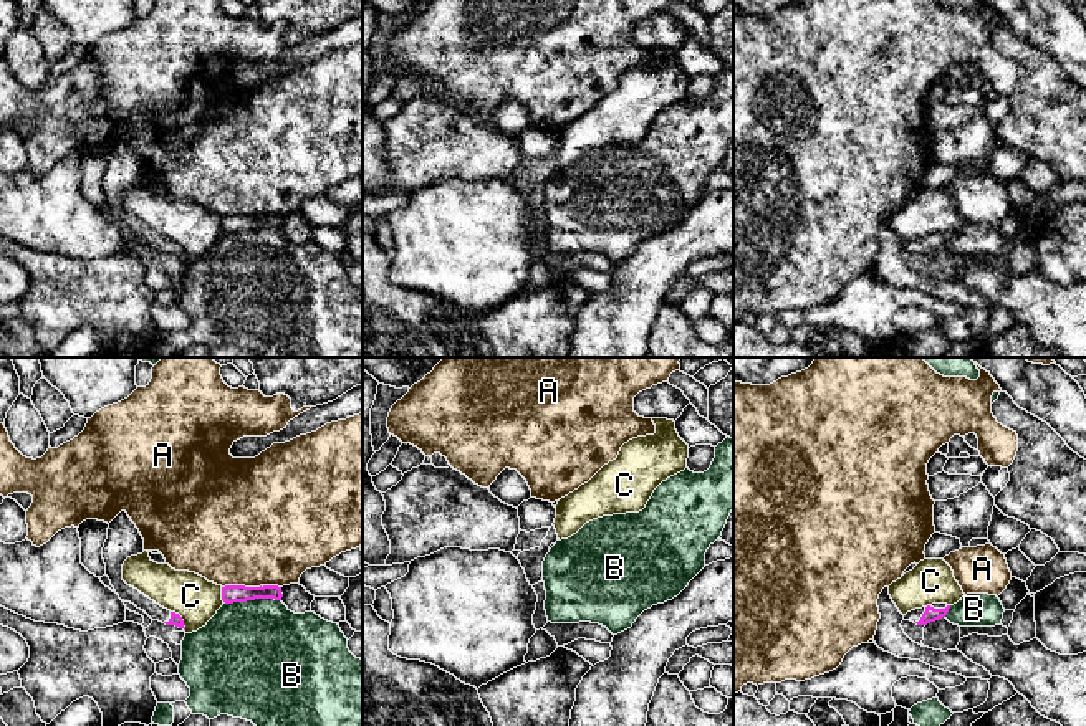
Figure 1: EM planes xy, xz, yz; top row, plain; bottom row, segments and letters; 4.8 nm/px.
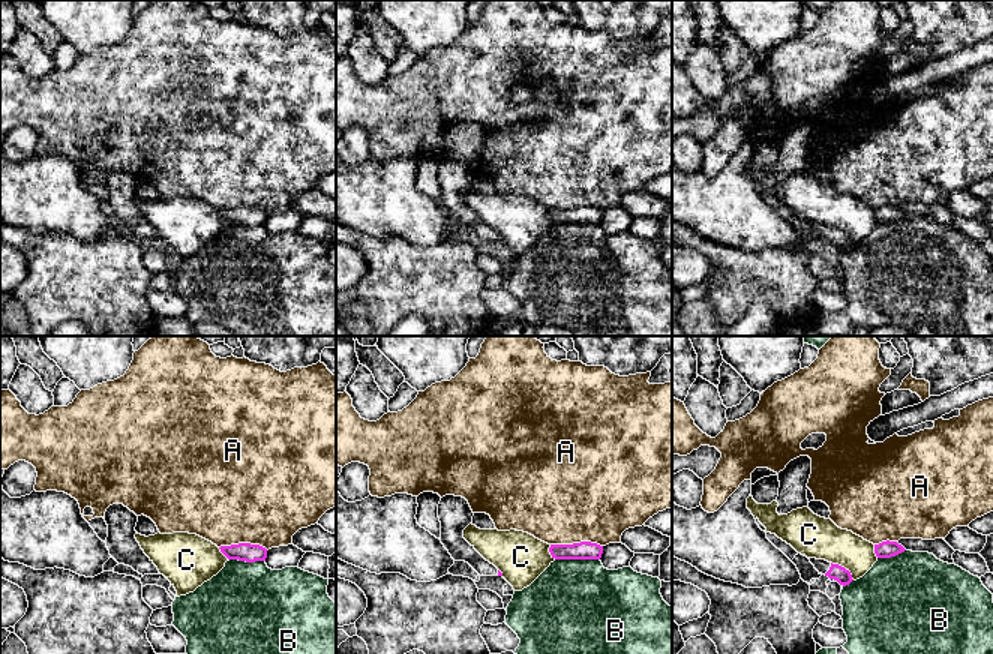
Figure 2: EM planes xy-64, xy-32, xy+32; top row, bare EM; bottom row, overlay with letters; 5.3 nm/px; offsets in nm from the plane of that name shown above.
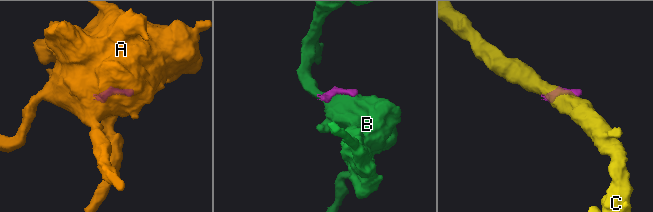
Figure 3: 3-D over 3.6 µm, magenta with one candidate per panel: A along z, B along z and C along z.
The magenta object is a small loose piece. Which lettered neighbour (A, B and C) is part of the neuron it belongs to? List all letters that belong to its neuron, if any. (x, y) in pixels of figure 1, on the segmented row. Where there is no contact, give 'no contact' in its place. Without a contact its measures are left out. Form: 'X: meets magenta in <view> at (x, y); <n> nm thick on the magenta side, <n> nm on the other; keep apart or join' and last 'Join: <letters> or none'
A: meets magenta in xy at (240, 586); 90 nm thick on the magenta side, 500 nm on the other; keep apart
B: meets magenta in xy at (252, 599); 90 nm thick on the magenta side, 500 nm on the other; keep apart
C: meets magenta in xy at (181, 619); 60 nm thick on the magenta side, 220 nm on the other; keep apart
Join: none

